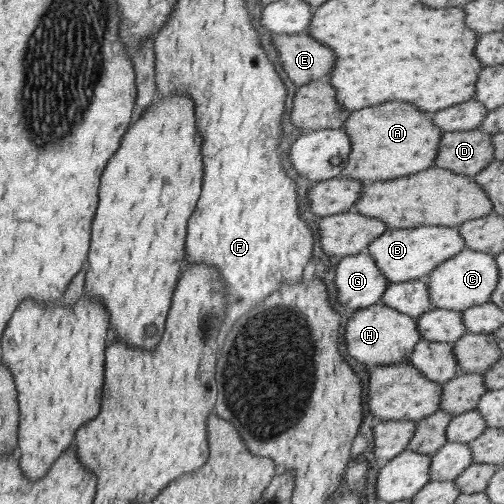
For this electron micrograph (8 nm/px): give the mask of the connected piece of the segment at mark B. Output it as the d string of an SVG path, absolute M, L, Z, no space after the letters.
M422 226L418 228L386 229L367 246L379 271L390 283L427 279L430 271L466 248L458 227Z

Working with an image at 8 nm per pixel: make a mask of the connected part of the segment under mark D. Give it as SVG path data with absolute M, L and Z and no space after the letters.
M479 128L442 132L433 166L473 178L494 160L494 151L491 134Z

